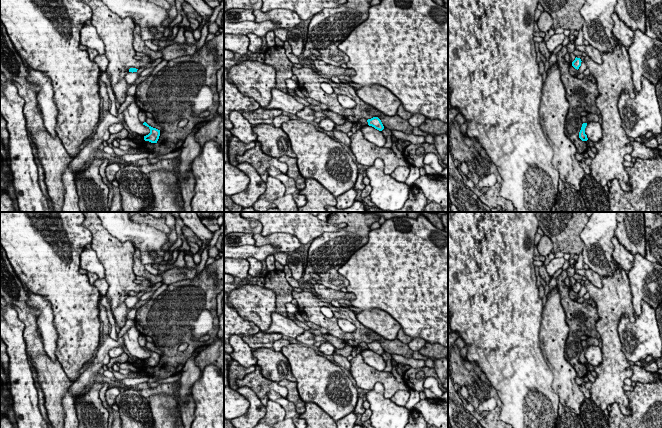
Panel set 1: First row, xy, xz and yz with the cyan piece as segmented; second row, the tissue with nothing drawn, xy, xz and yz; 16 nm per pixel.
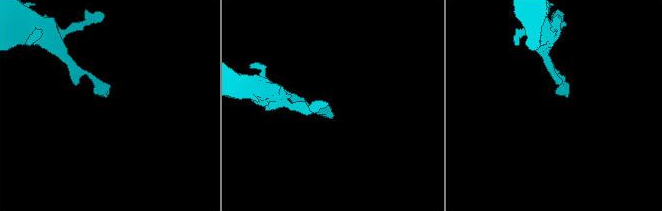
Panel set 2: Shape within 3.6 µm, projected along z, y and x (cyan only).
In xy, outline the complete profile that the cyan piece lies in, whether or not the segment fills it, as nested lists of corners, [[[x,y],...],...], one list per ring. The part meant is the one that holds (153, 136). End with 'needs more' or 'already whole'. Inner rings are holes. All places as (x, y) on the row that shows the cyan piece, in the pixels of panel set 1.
[[[144,122],[143,125],[147,126],[150,129],[150,133],[144,136],[144,140],[151,143],[157,143],[160,136],[160,130],[149,126],[146,122]]] | already whole

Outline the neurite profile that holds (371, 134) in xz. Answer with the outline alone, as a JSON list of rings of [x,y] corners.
[[[369,125],[361,126],[360,130],[362,131],[364,138],[369,142],[375,144],[377,147],[384,147],[386,139],[382,133]]]

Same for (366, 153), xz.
[[[360,129],[353,133],[350,139],[350,150],[361,165],[370,167],[380,158],[384,162],[385,174],[389,175],[398,166],[410,166],[404,158],[397,158],[391,148],[377,147],[366,140]]]

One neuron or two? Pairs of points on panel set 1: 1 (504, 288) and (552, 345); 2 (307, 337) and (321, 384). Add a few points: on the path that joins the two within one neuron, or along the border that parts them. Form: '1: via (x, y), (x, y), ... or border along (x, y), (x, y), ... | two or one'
1: border along (543, 308), (539, 333), (539, 346), (542, 353) | two
2: border along (310, 346), (312, 347) | two

